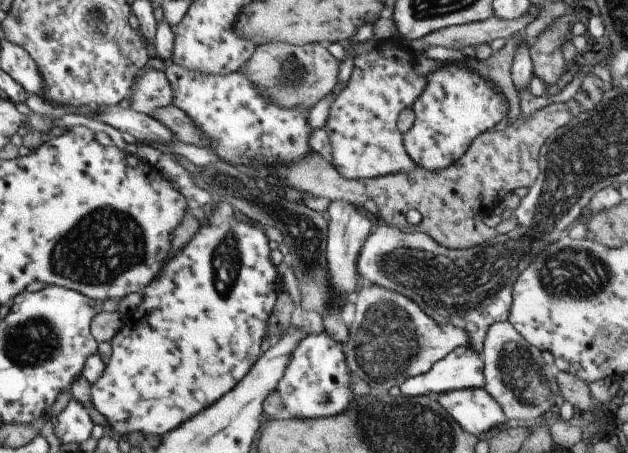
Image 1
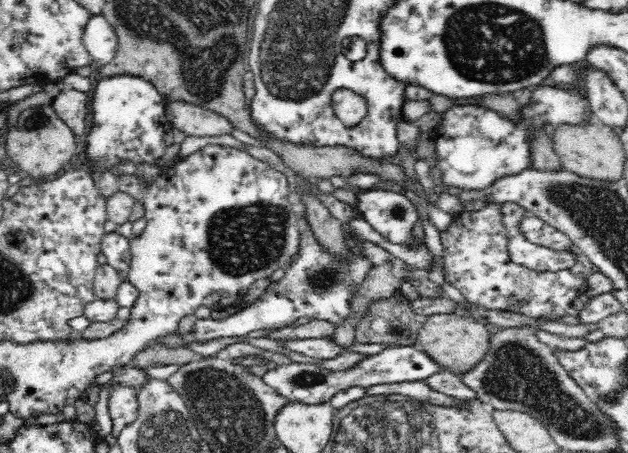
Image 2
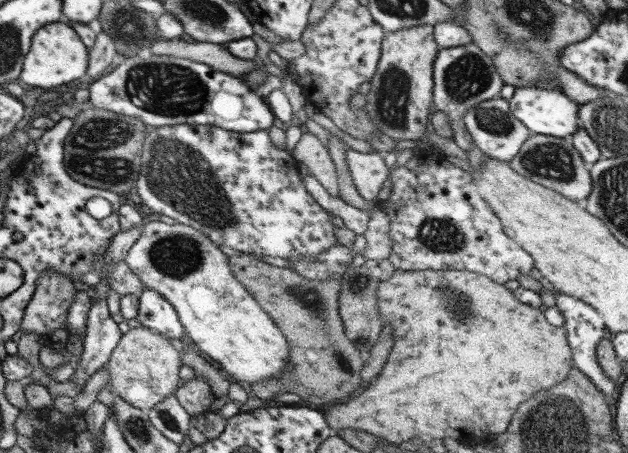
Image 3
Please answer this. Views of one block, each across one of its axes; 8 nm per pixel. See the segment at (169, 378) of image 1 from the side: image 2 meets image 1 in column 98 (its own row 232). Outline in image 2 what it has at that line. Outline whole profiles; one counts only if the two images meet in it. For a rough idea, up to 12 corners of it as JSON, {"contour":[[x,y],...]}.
{"contour":[[357,194],[354,211],[388,242],[417,243],[406,194]]}

